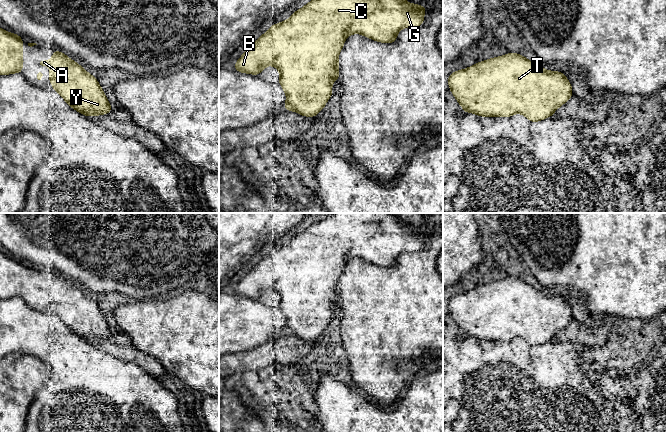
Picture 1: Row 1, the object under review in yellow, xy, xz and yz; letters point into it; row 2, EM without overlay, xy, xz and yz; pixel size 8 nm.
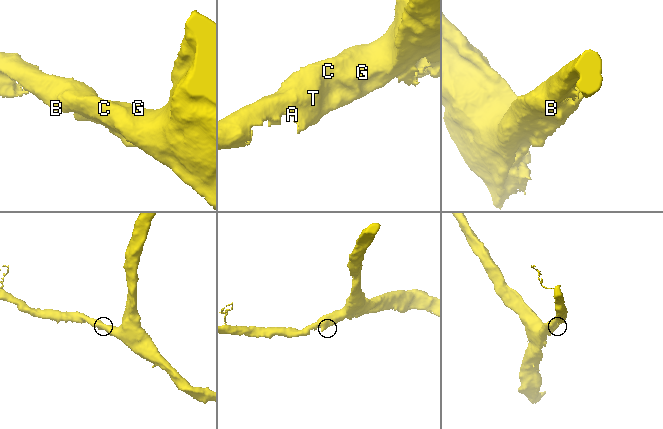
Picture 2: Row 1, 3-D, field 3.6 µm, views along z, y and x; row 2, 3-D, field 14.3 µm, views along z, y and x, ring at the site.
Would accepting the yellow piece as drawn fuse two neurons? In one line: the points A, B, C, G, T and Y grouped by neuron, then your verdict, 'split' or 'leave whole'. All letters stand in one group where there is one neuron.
A B C G T Y; leave whole

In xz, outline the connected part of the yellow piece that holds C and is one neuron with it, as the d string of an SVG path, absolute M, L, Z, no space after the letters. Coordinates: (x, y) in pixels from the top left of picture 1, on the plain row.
M332 213L294 235L288 244L273 248L247 272L234 293L260 299L267 289L276 291L280 296L279 308L287 321L283 332L315 341L332 319L332 306L338 304L338 279L347 260L359 257L378 266L392 267L402 252L421 250L426 234L424 230L408 227L391 213Z

